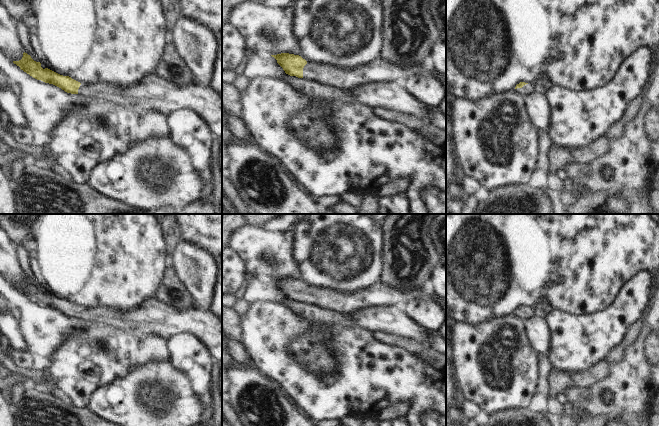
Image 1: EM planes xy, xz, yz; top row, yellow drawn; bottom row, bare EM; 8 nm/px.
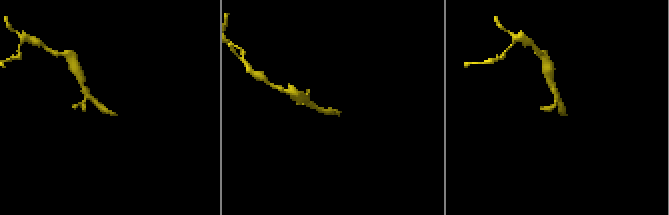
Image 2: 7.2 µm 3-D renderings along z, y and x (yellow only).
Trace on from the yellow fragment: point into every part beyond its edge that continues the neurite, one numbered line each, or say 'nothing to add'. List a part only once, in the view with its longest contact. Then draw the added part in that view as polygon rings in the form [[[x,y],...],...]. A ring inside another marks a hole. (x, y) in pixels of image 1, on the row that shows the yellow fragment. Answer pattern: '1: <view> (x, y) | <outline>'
1: xz (378, 70) | [[[380,58],[359,68],[345,70],[335,66],[324,66],[307,61],[303,68],[303,78],[321,84],[352,90],[375,82],[394,82],[397,78],[408,78],[426,71],[421,65],[400,67]]]

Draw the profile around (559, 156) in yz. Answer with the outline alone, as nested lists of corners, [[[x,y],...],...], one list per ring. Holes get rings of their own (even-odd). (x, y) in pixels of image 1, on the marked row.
[[[601,137],[590,145],[569,151],[564,147],[552,144],[549,152],[550,165],[553,174],[557,174],[559,170],[565,169],[565,166],[572,162],[591,163],[609,152],[611,140]]]

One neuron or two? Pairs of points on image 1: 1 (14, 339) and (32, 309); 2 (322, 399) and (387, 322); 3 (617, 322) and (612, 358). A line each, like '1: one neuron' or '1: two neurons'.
1: two neurons
2: two neurons
3: two neurons

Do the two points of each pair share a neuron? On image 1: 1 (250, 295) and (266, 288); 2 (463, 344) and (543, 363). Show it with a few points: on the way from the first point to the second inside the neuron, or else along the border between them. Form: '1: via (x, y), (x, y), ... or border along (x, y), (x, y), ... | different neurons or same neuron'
1: via (254, 291), (262, 290) | same neuron
2: border along (539, 355), (538, 386) | different neurons

